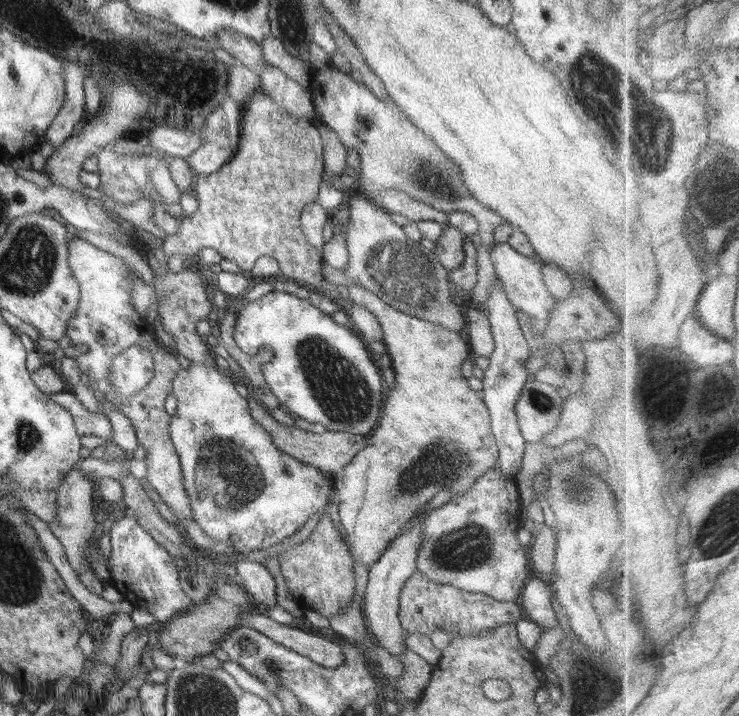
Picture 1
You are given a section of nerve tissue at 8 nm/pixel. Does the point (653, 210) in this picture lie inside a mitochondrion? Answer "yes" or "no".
no

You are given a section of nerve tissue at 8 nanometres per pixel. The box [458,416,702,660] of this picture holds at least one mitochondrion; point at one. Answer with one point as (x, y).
(582, 495)

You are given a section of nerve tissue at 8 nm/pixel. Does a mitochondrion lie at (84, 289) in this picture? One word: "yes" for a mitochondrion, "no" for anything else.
no

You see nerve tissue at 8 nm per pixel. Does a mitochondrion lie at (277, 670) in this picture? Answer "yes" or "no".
yes

